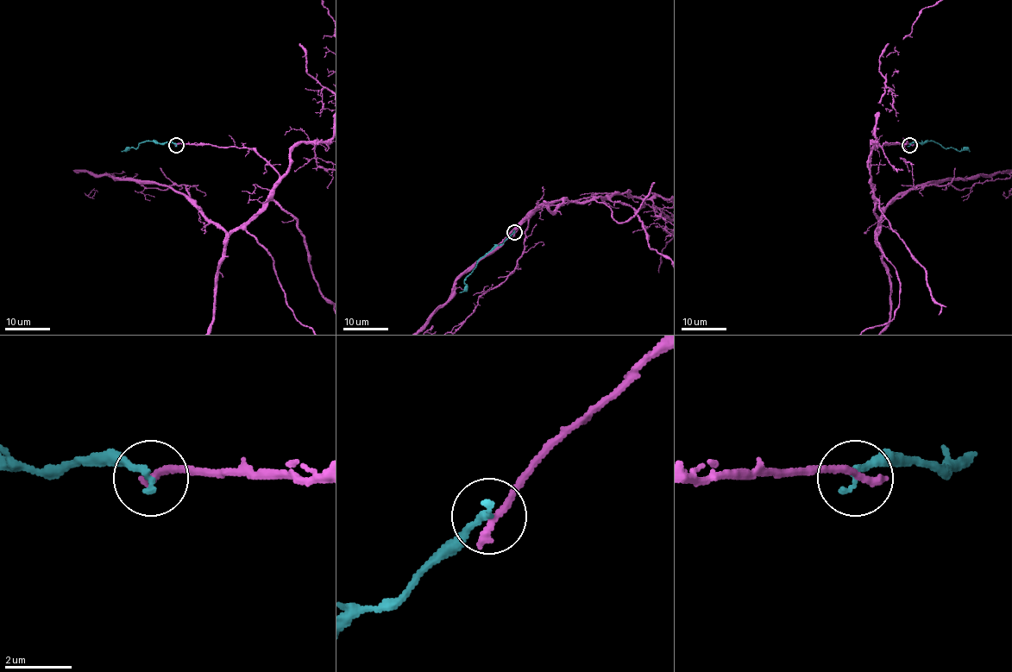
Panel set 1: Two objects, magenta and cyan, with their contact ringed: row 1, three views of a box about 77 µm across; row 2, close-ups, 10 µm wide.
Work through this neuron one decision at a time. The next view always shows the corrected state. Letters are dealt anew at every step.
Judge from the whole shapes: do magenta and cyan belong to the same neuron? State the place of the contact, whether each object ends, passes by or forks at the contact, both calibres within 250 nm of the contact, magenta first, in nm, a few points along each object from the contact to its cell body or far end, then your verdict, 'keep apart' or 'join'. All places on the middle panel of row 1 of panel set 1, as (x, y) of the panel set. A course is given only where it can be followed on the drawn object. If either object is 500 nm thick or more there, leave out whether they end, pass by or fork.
(514, 232) | magenta ends | cyan ends | 300/240 nm | cyan via (514, 232), (481, 258), (464, 282), (466, 287), (460, 292) | keep apart

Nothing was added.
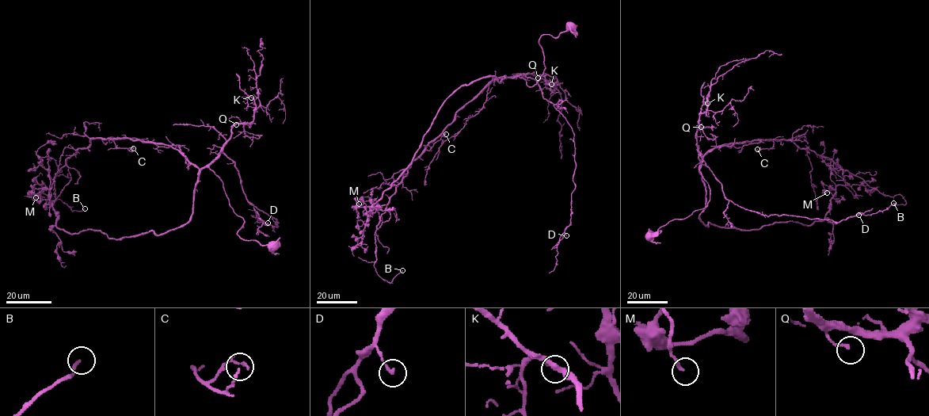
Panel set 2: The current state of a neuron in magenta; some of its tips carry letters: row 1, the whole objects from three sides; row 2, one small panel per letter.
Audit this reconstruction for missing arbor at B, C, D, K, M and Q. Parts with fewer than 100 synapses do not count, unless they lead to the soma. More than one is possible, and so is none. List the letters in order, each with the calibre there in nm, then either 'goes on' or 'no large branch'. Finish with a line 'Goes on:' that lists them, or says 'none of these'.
B: calibre 150 nm; no large branch
C: calibre 120 nm; no large branch
D: calibre 150 nm; no large branch
K: calibre 80 nm; no large branch
M: calibre 140 nm; no large branch
Q: calibre 140 nm; no large branch
Goes on: none of these

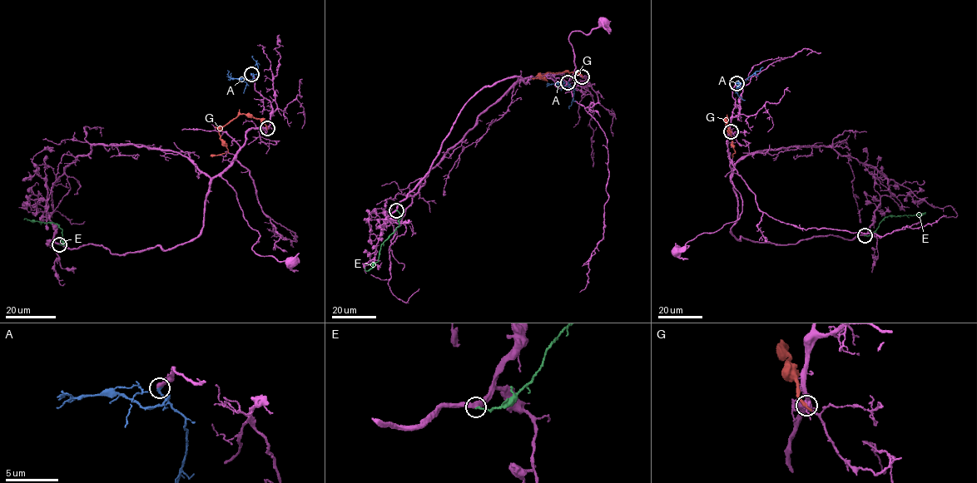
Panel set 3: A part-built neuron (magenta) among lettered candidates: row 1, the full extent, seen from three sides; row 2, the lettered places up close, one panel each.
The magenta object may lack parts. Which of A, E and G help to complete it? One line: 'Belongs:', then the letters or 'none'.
Belongs: A

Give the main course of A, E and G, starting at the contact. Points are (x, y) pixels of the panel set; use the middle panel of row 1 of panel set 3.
A: (567, 82), (569, 84), (564, 86), (559, 82), (564, 82), (561, 91)
E: (396, 210), (401, 215), (399, 225), (381, 244), (379, 260), (367, 271), (365, 267)
G: (582, 76), (571, 72), (547, 72), (538, 76), (547, 81), (531, 78)

